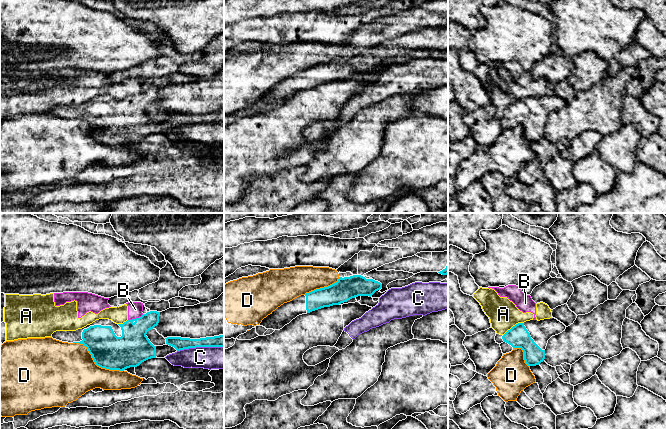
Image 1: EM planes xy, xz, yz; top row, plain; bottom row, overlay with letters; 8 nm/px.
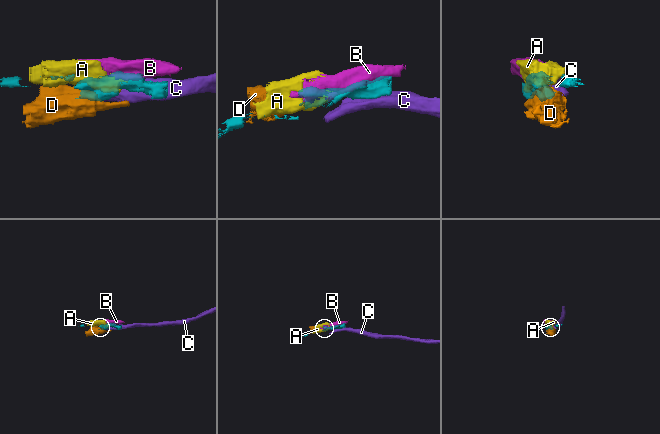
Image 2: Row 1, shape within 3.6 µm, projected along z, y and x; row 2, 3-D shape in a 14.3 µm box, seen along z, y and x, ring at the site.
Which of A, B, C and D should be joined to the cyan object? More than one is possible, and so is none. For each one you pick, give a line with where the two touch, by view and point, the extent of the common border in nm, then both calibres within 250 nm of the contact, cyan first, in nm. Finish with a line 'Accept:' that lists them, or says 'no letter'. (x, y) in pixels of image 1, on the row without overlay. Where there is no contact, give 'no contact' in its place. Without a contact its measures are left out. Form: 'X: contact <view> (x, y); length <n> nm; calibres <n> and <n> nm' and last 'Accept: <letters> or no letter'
Accept: no letter

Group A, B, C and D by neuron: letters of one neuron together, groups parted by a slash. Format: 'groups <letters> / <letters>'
groups A B / C / D

